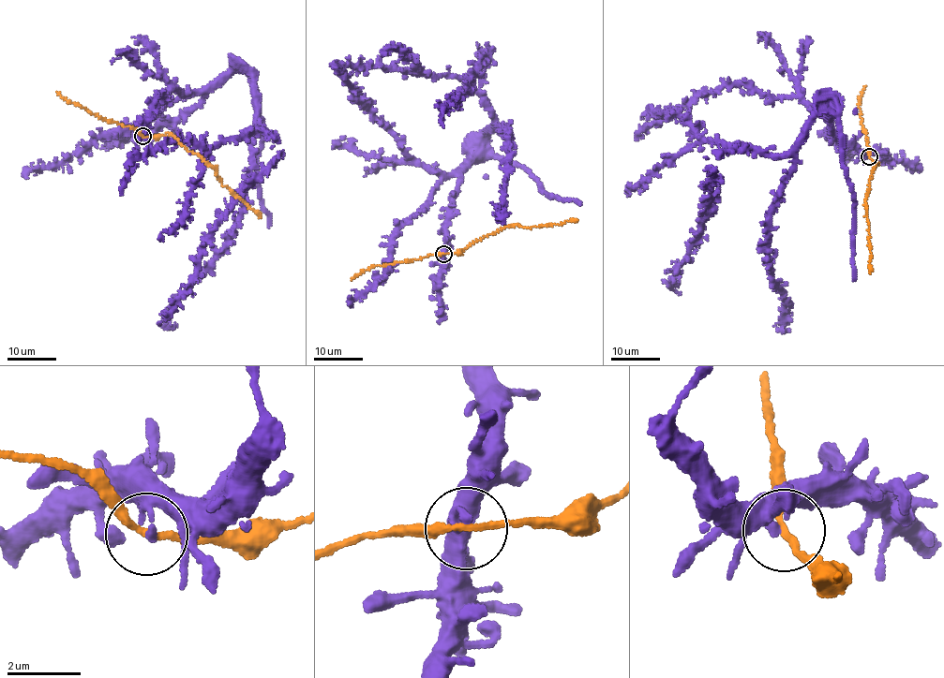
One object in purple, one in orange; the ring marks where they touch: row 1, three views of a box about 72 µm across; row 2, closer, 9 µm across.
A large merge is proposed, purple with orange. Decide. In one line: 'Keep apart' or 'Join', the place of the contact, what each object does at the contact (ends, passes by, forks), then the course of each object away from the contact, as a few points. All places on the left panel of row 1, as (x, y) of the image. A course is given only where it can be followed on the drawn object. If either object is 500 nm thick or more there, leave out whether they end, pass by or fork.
Join. Place: (142, 136). At the ring purple ends. At the ring orange passes by. Course of purple: (143, 137), (236, 70), (249, 76), (257, 127), (277, 142), (280, 157), (213, 229), (198, 272), (159, 324). Course of orange: (142, 136), (168, 133), (173, 136), (208, 164), (222, 184), (261, 217)

